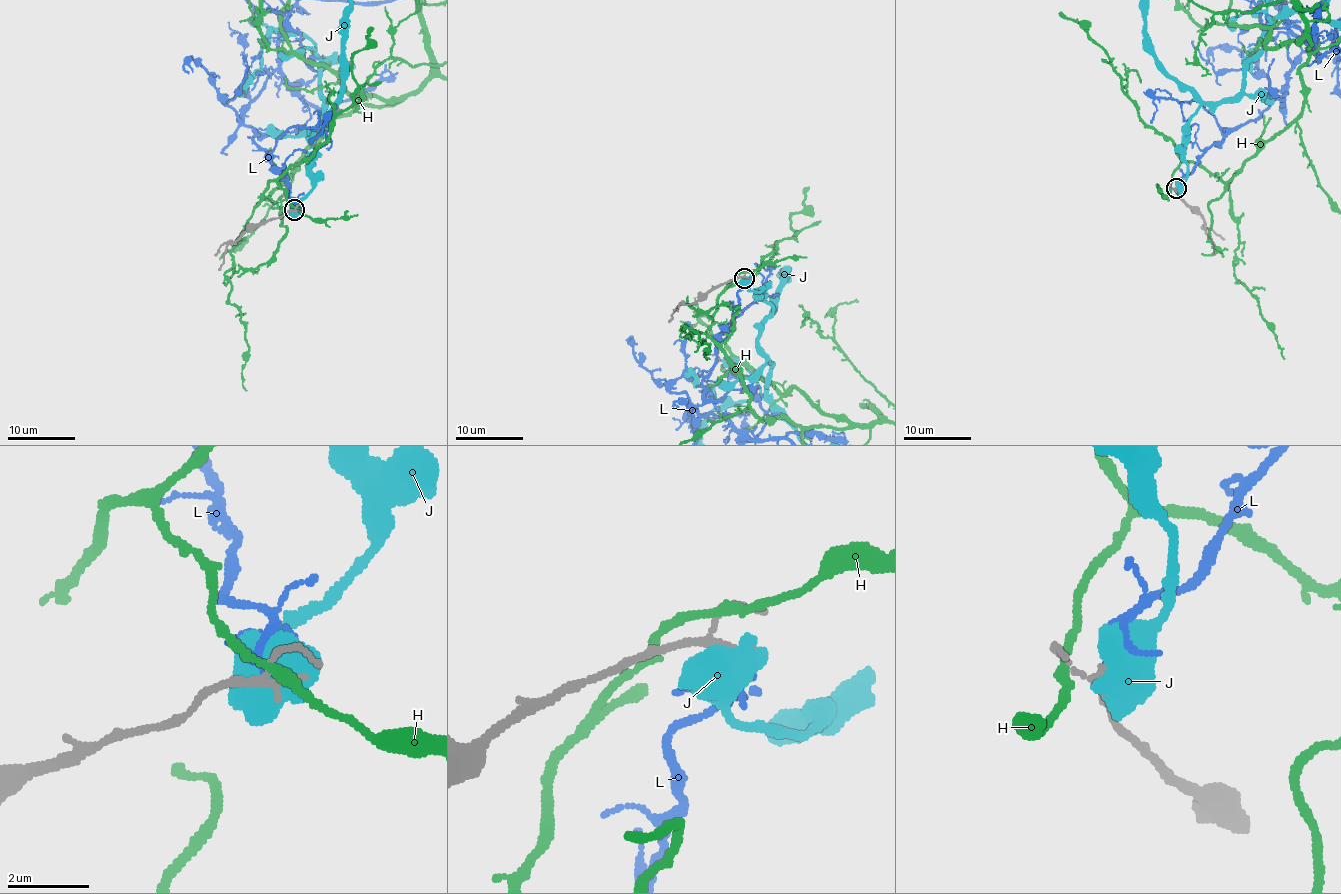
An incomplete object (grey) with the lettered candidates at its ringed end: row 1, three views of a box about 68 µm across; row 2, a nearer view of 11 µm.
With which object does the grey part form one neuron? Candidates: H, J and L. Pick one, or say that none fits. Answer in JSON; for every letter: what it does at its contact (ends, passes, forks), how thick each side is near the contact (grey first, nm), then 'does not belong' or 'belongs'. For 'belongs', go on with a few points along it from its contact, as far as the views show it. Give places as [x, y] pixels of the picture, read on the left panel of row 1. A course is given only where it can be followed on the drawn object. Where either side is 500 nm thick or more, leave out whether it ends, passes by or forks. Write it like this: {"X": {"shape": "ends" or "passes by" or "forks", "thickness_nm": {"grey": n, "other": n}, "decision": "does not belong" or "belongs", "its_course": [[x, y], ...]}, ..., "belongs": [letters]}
{"H": {"shape": "passes by", "thickness_nm": {"grey": 140, "other": 240}, "decision": "does not belong"}, "J": {"thickness_nm": {"grey": 180, "other": 850}, "decision": "does not belong"}, "L": {"shape": "ends", "thickness_nm": {"grey": 190, "other": 170}, "decision": "belongs"}, "belongs": ["L"]}

